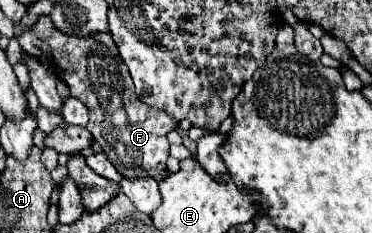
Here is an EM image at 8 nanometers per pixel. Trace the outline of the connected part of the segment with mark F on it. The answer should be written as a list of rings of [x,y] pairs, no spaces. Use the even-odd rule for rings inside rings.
[[[38,16],[36,24],[28,26],[26,30],[34,32],[44,44],[48,44],[52,52],[54,74],[68,84],[74,98],[86,104],[90,112],[90,122],[86,128],[102,146],[114,168],[128,180],[136,180],[140,176],[166,176],[166,168],[162,168],[160,162],[166,162],[168,158],[170,144],[166,134],[178,126],[178,120],[138,100],[132,78],[118,54],[112,34],[98,32],[92,36],[68,36],[52,24],[50,16]]]

